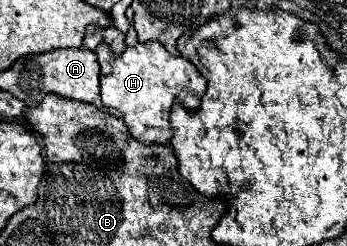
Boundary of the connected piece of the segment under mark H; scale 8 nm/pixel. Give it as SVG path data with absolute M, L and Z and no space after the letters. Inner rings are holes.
M159 42L137 44L133 48L127 48L121 56L115 56L107 44L99 44L95 54L101 66L99 84L103 104L121 112L121 118L129 126L133 136L147 146L169 144L173 136L169 114L175 102L191 112L201 104L207 80L191 62L187 62L183 56L169 54Z

